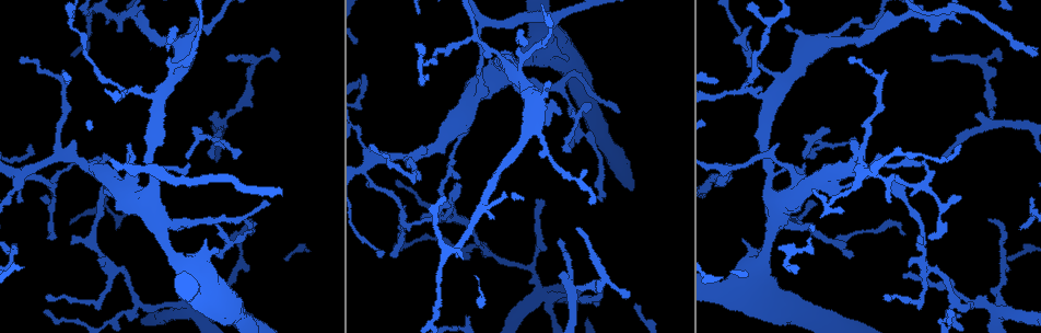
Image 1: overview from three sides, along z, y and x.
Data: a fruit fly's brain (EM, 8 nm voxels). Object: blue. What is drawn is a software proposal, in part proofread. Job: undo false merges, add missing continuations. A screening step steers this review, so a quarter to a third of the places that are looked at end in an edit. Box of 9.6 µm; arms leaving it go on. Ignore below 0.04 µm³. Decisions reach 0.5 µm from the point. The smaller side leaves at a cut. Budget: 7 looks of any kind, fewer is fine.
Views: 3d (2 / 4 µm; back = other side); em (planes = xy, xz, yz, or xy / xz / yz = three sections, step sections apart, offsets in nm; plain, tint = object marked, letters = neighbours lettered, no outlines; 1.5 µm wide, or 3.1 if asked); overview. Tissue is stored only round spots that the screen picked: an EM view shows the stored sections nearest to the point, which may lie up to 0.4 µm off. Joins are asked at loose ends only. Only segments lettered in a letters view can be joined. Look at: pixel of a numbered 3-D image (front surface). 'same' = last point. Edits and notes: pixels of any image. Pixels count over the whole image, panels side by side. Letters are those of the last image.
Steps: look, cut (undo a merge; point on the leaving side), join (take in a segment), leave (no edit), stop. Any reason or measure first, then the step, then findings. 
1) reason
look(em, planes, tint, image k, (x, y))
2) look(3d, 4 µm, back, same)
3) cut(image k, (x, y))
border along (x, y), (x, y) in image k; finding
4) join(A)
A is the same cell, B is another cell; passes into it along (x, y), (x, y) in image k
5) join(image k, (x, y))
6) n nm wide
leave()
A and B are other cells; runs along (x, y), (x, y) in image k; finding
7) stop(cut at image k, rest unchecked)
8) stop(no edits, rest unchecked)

look(3d, 2 µm, image 1, (52, 237))

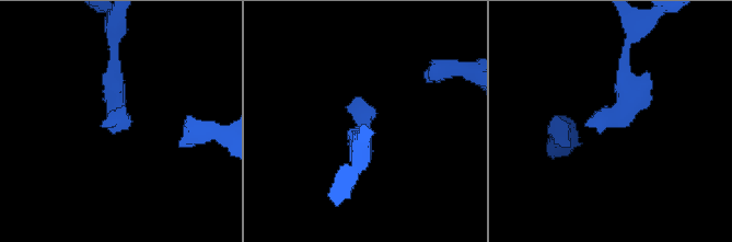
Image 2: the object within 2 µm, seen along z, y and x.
now the EM
look(em, xy, step 8, letters, image 2, (586, 122))

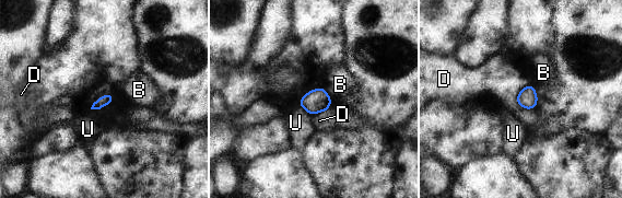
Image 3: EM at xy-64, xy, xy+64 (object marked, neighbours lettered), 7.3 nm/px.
another direction
look(em, planes, letters, same)

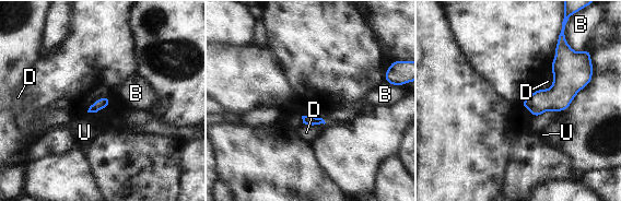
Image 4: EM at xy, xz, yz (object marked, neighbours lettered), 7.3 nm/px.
D touches over 170 nm
leave()
B, D and U are other cells; border along (301, 116), (303, 122) in image 4; none of them fits

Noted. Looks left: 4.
thin end
look(em, xy, step 4, tint, image 1, (952, 312))

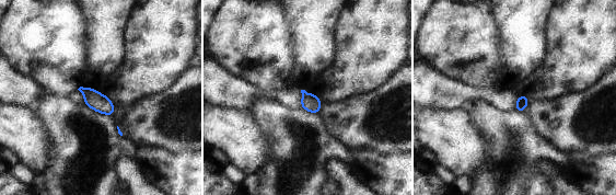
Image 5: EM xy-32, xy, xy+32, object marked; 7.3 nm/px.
look(em, planes, letters, same)

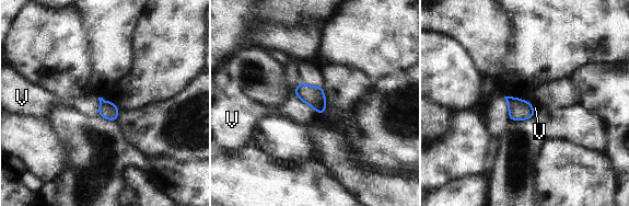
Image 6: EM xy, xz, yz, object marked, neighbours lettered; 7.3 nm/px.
leave()
V is another cell; border along (292, 92), (317, 113) in image 6; none of them fits

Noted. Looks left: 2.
look(em, planes, letters, image 1, (458, 176))

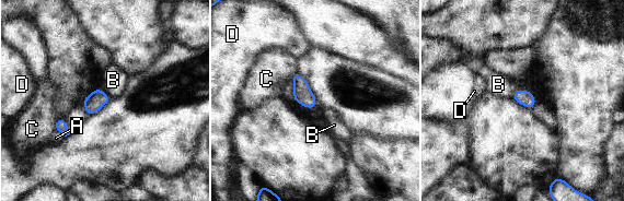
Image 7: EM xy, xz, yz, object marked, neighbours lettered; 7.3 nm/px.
leave()
A, B, C and D are other cells; border along (529, 90), (518, 90), (510, 97) in image 7; none of them fits

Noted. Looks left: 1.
stop(no edits, rest unchecked)

